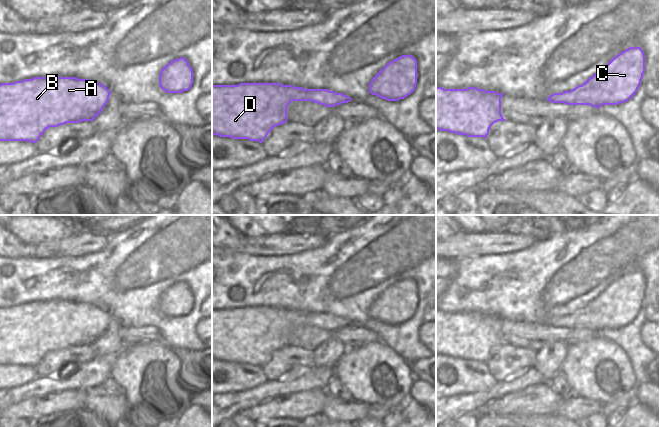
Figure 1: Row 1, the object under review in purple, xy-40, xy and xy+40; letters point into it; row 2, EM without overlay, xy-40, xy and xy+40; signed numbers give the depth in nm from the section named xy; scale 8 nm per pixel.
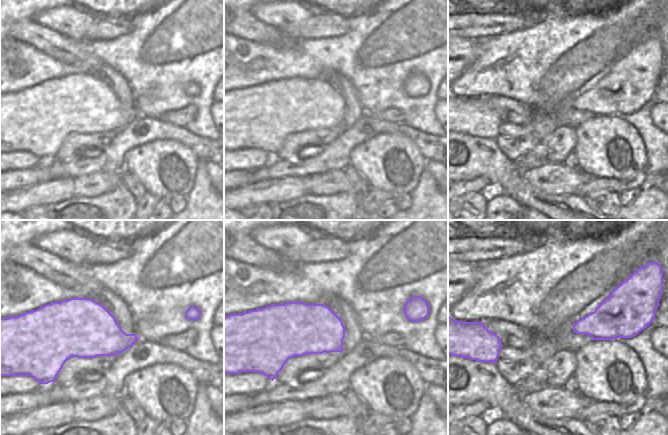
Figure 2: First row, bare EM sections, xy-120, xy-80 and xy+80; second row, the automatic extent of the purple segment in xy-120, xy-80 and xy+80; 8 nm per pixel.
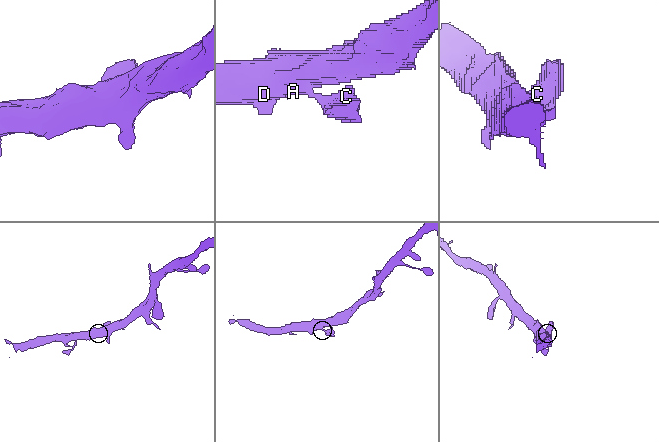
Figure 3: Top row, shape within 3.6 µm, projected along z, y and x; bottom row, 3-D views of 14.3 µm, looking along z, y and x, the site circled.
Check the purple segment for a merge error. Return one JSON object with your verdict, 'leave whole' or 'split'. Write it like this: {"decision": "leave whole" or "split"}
{"decision": "leave whole"}

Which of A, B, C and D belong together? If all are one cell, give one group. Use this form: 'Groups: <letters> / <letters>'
Groups: A B C D

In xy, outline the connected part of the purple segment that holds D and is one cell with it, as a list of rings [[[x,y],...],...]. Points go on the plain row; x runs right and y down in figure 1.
[[[280,307],[212,309],[212,359],[262,367],[274,351],[287,346],[287,330],[292,325],[312,325],[334,331],[350,326],[351,322],[328,313],[304,313]]]

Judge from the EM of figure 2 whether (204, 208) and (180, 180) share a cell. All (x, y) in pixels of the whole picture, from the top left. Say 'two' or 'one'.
two

